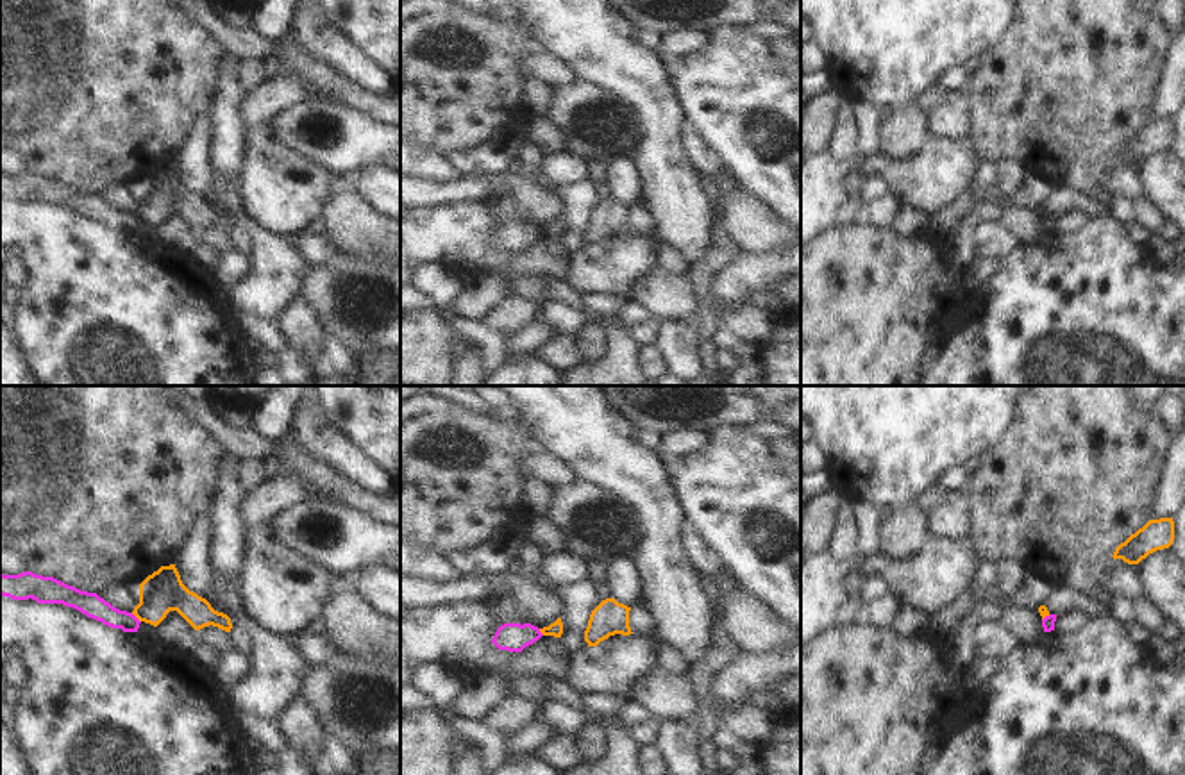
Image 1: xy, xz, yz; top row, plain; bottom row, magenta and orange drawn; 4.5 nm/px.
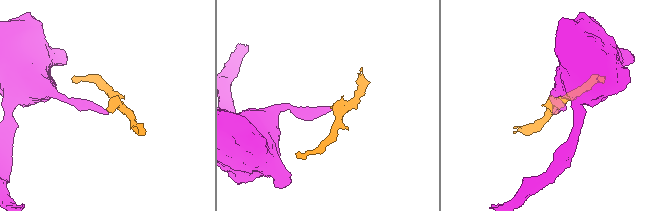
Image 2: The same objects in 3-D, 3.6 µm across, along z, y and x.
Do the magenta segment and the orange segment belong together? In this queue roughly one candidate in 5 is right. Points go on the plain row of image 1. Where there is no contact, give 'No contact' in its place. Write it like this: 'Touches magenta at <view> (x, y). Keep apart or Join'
Touches magenta at xy (136, 218). Keep apart

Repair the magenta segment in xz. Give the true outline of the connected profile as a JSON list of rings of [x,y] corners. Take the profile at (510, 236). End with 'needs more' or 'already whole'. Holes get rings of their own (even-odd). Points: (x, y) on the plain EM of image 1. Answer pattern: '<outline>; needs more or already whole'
[[[504,223],[497,229],[492,243],[499,250],[522,252],[525,246],[538,241],[543,234],[531,223]]]; already whole

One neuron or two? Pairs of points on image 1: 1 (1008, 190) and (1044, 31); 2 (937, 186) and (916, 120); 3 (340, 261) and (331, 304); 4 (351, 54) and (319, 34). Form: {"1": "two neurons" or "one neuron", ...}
{"1": "two neurons", "2": "two neurons", "3": "one neuron", "4": "one neuron"}

